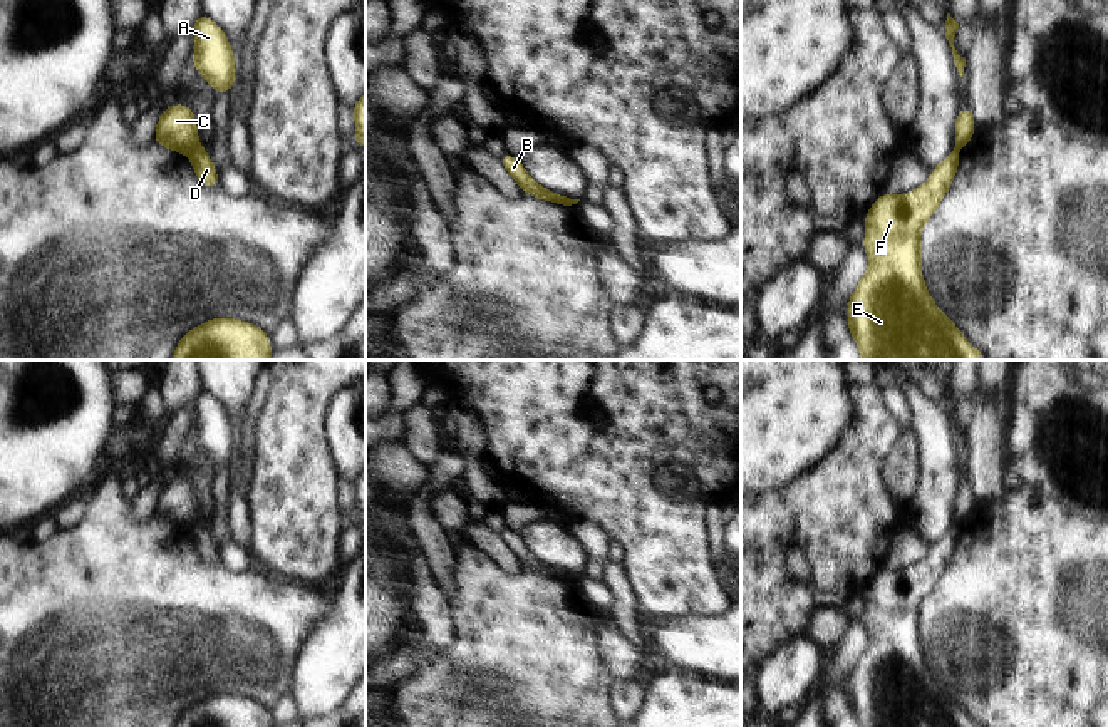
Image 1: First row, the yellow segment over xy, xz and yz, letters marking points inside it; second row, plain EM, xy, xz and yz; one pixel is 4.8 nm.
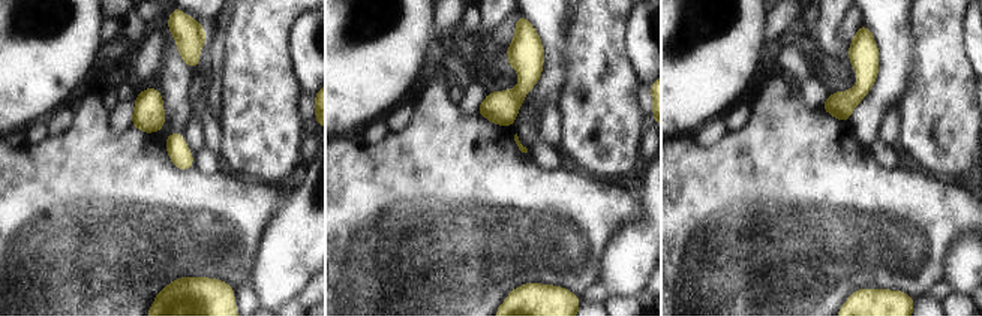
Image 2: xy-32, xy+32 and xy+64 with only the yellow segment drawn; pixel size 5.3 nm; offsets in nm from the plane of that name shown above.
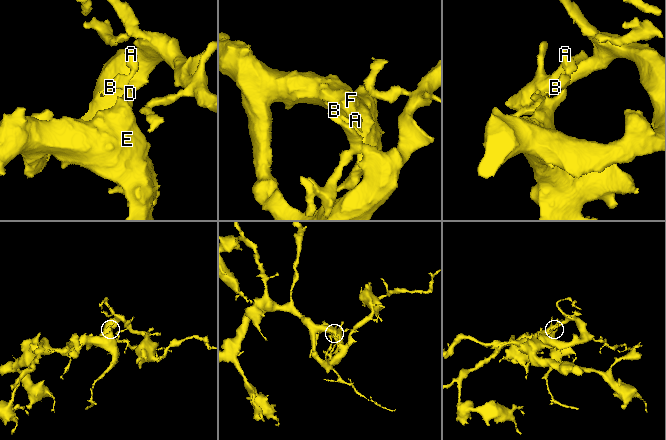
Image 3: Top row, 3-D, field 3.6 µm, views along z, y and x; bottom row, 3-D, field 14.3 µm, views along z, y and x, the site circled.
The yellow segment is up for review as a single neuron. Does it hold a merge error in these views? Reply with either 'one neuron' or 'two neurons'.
two neurons

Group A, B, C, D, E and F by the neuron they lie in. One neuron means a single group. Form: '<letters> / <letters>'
A B C / D E F

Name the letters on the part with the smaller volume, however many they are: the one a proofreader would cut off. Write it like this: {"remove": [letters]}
{"remove": ["A", "B", "C"]}

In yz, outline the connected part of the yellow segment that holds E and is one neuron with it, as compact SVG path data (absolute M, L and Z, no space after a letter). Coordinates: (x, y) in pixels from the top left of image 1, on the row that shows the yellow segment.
M955 147L915 191L895 198L883 193L863 218L868 270L848 302L848 327L862 360L984 360L984 352L971 347L962 330L934 305L920 273L920 229L950 188L959 154Z

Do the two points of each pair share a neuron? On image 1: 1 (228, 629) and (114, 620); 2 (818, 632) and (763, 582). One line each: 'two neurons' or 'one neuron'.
1: one neuron
2: two neurons

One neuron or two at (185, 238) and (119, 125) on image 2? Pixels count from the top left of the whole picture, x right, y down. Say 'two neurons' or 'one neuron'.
two neurons

